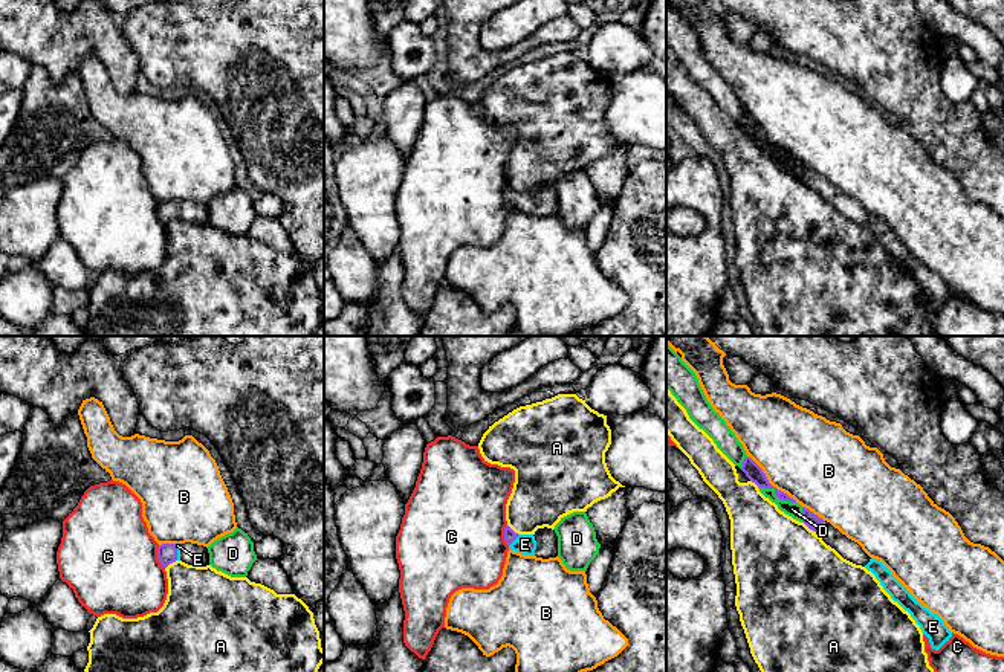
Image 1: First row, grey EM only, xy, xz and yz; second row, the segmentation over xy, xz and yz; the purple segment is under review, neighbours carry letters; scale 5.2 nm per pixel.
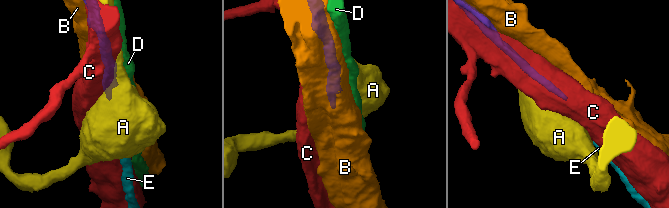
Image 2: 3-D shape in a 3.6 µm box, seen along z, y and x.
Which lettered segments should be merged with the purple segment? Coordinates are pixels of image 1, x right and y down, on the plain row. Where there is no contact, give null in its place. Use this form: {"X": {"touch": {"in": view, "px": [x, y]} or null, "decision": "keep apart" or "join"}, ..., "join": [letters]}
{"A": {"touch": {"in": "yz", "px": [809, 185]}, "decision": "keep apart"}, "B": {"touch": {"in": "yz", "px": [769, 141]}, "decision": "keep apart"}, "C": {"touch": {"in": "xy", "px": [158, 216]}, "decision": "keep apart"}, "D": {"touch": {"in": "yz", "px": [777, 153]}, "decision": "keep apart"}, "E": {"touch": {"in": "xz", "px": [514, 197]}, "decision": "join"}, "join": ["E"]}

